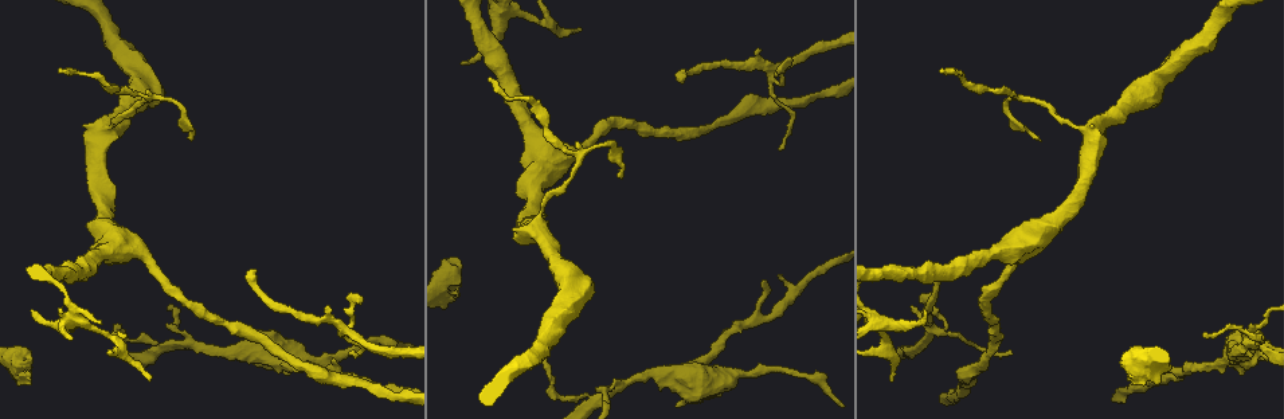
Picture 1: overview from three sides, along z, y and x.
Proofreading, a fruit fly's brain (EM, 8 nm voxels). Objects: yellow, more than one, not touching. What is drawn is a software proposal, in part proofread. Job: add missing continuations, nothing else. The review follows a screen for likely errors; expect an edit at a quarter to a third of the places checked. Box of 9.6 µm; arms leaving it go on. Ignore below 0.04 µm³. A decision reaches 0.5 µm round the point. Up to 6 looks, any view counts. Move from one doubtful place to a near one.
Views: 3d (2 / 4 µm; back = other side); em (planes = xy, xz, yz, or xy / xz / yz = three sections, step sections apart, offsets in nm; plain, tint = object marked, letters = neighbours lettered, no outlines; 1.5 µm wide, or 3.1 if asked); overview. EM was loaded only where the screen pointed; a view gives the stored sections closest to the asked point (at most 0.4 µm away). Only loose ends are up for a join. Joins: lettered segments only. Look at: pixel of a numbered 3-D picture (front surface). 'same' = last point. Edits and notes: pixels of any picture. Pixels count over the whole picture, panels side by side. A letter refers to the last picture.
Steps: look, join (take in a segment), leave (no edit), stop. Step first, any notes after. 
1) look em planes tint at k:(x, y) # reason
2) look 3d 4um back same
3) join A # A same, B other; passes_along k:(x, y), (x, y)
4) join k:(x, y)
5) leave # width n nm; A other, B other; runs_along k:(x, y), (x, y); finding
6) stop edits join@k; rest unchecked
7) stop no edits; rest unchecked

look 3d 4um at 1:(781, 147)

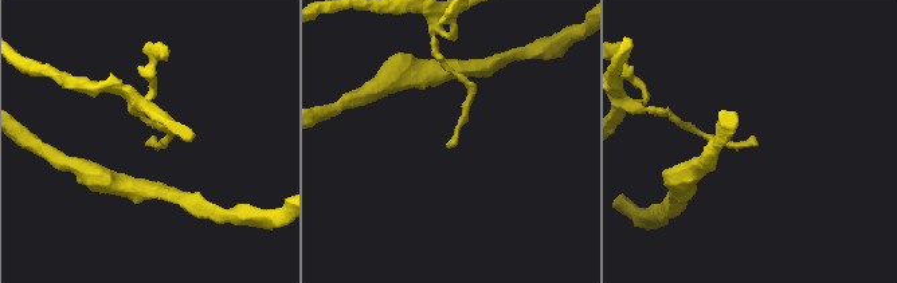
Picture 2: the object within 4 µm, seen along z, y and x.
look em xz step 8 tint at 2:(756, 143)

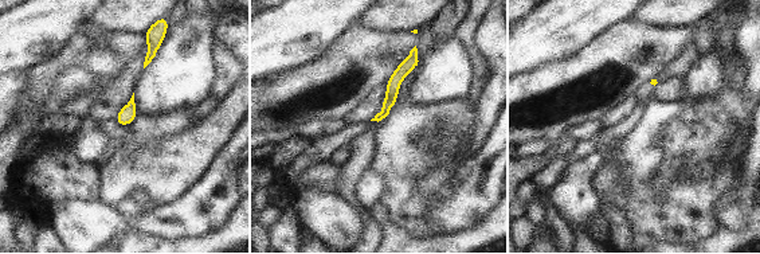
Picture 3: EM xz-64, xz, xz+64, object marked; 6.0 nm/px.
look em xz step 8 letters same

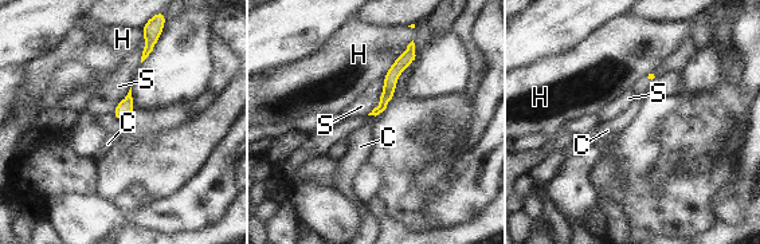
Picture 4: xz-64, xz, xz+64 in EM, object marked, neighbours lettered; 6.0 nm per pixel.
leave # width 70 nm; C other, H other, S other; no lettered segment goes on from it

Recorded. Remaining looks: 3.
look 3d 2um at 1:(912, 306) # an open end

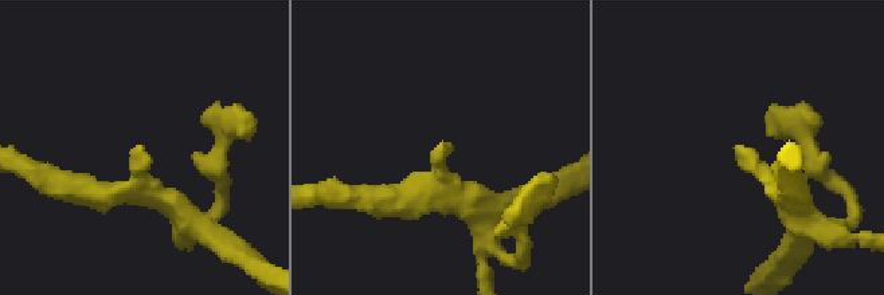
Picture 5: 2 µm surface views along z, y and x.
look em planes tint at 5:(443, 142) # arm_widths 200, 220 nm

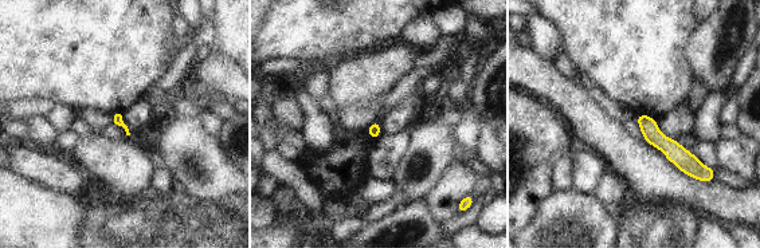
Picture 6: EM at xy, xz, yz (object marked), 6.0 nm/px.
look em planes letters same

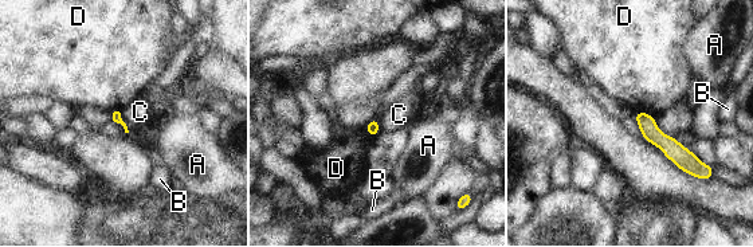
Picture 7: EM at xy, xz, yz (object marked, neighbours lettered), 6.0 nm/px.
leave # A other, B other, C other, D other; border 7:(118, 112), (129, 132); none of them fits

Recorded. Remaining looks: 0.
stop no edits; rest unchecked

